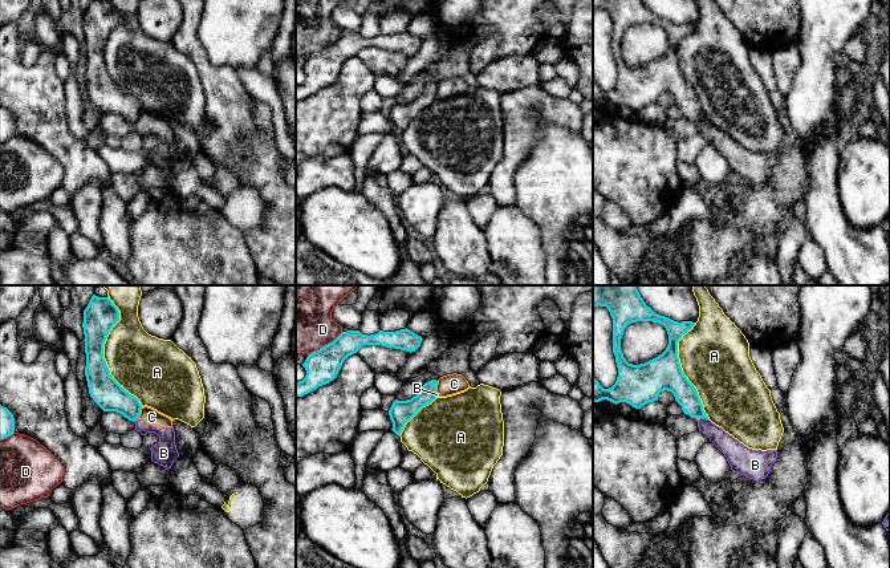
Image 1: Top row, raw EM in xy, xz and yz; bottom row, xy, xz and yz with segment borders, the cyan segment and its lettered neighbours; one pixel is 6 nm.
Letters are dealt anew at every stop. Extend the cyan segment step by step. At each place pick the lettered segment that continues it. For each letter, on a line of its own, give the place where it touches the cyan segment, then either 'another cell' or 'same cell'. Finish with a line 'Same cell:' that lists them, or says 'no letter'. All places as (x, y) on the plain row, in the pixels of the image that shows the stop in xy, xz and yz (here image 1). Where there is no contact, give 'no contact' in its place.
A: contact xy (102, 56); another cell
B: contact yz (703, 120); another cell
C: contact xz (435, 90); another cell
D: contact xz (325, 48); another cell
Same cell: no letter

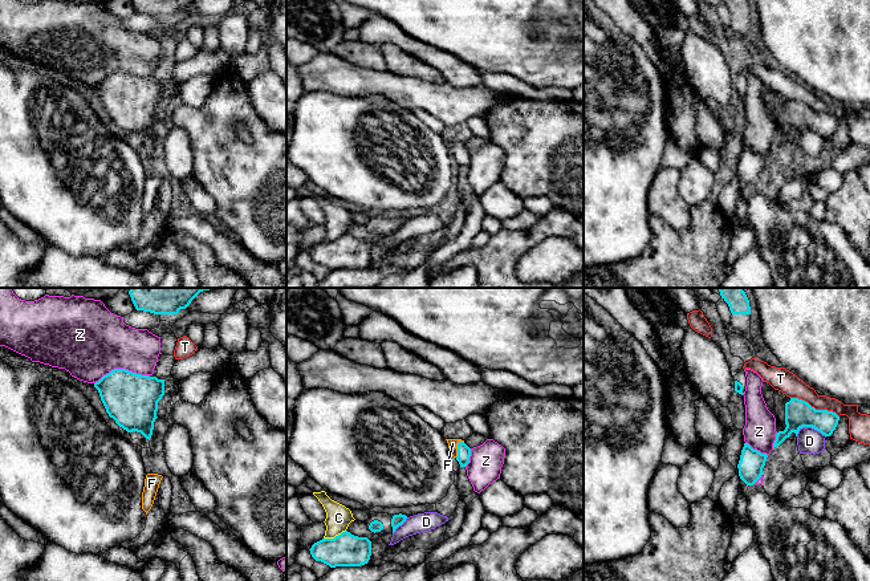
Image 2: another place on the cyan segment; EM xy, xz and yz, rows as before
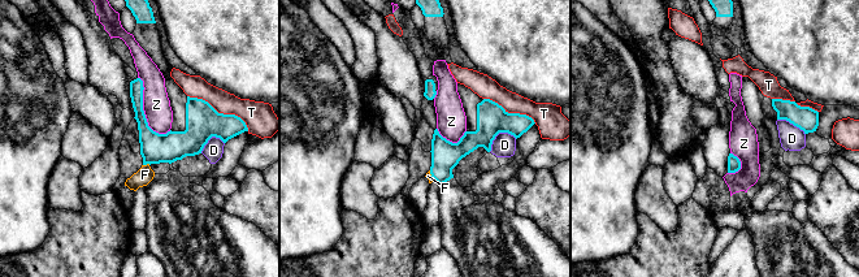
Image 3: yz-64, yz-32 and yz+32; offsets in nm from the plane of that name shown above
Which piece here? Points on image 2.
C: contact xz (336, 239); another cell
D: contact yz (810, 129); another cell
F: contact xz (458, 151); same cell
T: contact yz (813, 110); another cell
Z: contact xy (121, 72); another cell
Same cell: F

